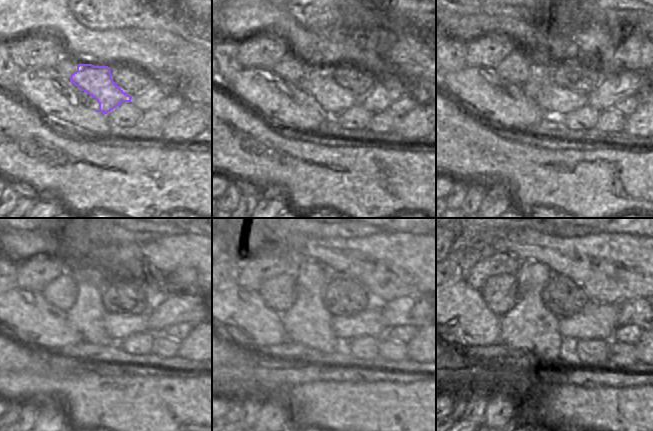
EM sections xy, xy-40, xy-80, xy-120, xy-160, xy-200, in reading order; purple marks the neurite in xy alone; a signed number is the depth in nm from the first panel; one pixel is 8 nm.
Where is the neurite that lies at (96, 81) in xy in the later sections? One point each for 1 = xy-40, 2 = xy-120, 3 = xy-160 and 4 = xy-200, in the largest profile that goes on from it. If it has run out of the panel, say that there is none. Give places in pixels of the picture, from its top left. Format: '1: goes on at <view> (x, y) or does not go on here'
1: goes on at xy-40 (318, 81)
2: goes on at xy-120 (121, 326)
3: goes on at xy-160 (369, 322)
4: goes on at xy-200 (597, 321)

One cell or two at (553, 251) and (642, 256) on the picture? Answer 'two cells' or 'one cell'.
one cell

